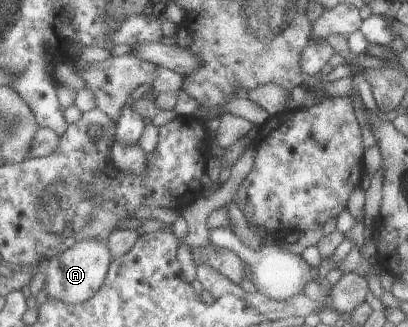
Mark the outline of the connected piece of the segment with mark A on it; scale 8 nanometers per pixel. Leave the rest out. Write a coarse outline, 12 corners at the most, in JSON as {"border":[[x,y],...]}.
{"border":[[80,240],[48,259],[44,291],[77,304],[102,285],[108,242]]}

